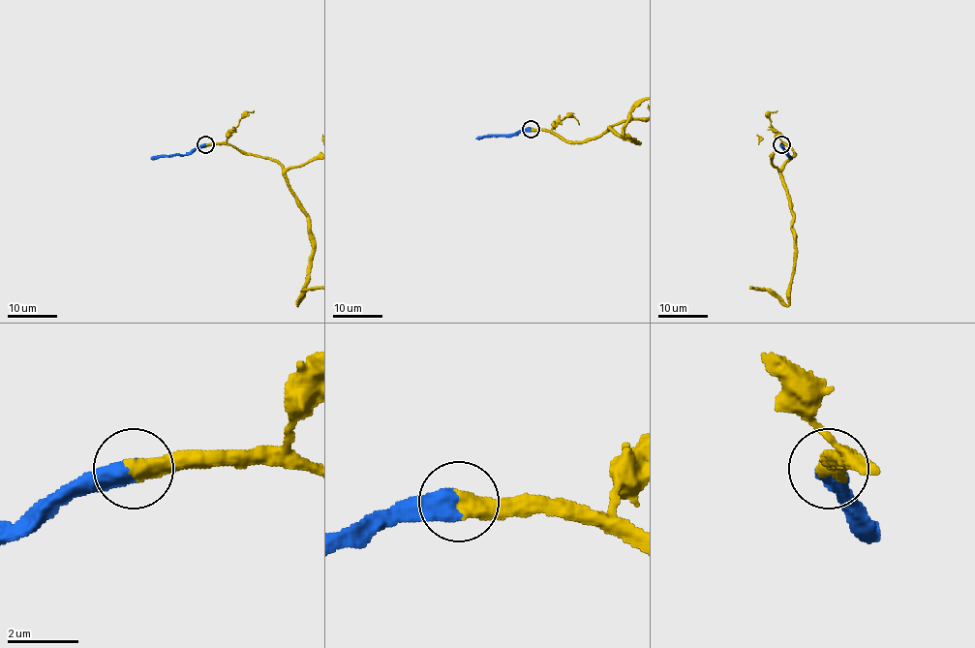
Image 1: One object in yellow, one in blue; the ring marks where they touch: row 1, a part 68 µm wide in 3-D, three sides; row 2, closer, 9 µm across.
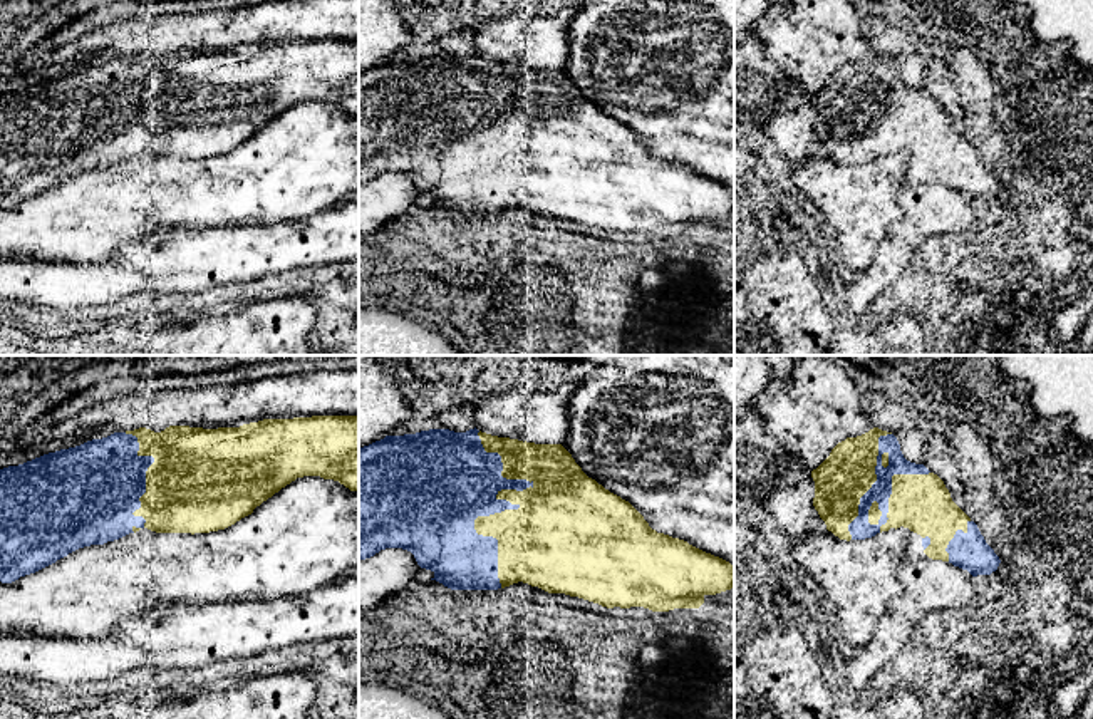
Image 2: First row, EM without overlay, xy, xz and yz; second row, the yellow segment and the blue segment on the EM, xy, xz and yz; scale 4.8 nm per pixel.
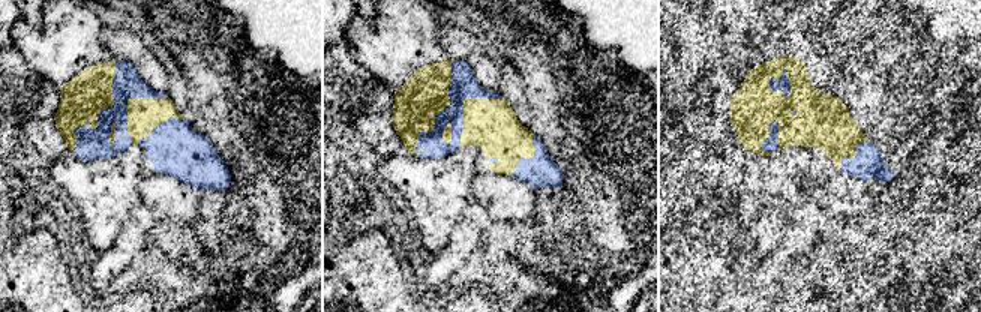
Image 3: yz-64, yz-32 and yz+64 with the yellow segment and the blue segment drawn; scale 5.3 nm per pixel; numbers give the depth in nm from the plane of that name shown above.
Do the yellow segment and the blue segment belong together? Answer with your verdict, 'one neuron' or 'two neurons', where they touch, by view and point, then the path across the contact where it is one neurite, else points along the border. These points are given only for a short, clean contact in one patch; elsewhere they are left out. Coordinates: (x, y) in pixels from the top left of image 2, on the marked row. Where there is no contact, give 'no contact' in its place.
one neuron | xz (510, 501)

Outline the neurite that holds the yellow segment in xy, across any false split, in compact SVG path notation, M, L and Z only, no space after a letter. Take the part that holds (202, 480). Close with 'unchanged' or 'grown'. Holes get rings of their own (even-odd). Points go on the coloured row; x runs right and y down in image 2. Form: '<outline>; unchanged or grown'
M312 416L293 419L263 419L258 422L243 424L240 427L218 427L203 429L189 426L169 426L161 432L154 432L146 427L139 427L126 432L114 432L102 439L92 439L80 446L60 449L44 454L18 466L8 466L0 469L0 582L12 583L20 577L35 573L69 553L91 546L104 545L107 541L119 540L129 533L136 533L141 528L148 528L156 533L210 533L225 530L241 518L253 513L256 506L272 498L282 488L303 476L320 476L324 479L334 479L349 488L359 491L359 416Z; grown

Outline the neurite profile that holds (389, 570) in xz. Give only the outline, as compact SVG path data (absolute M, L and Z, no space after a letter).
M386 548L370 558L359 560L359 608L372 610L411 582L434 578L421 568L414 555L402 548Z

